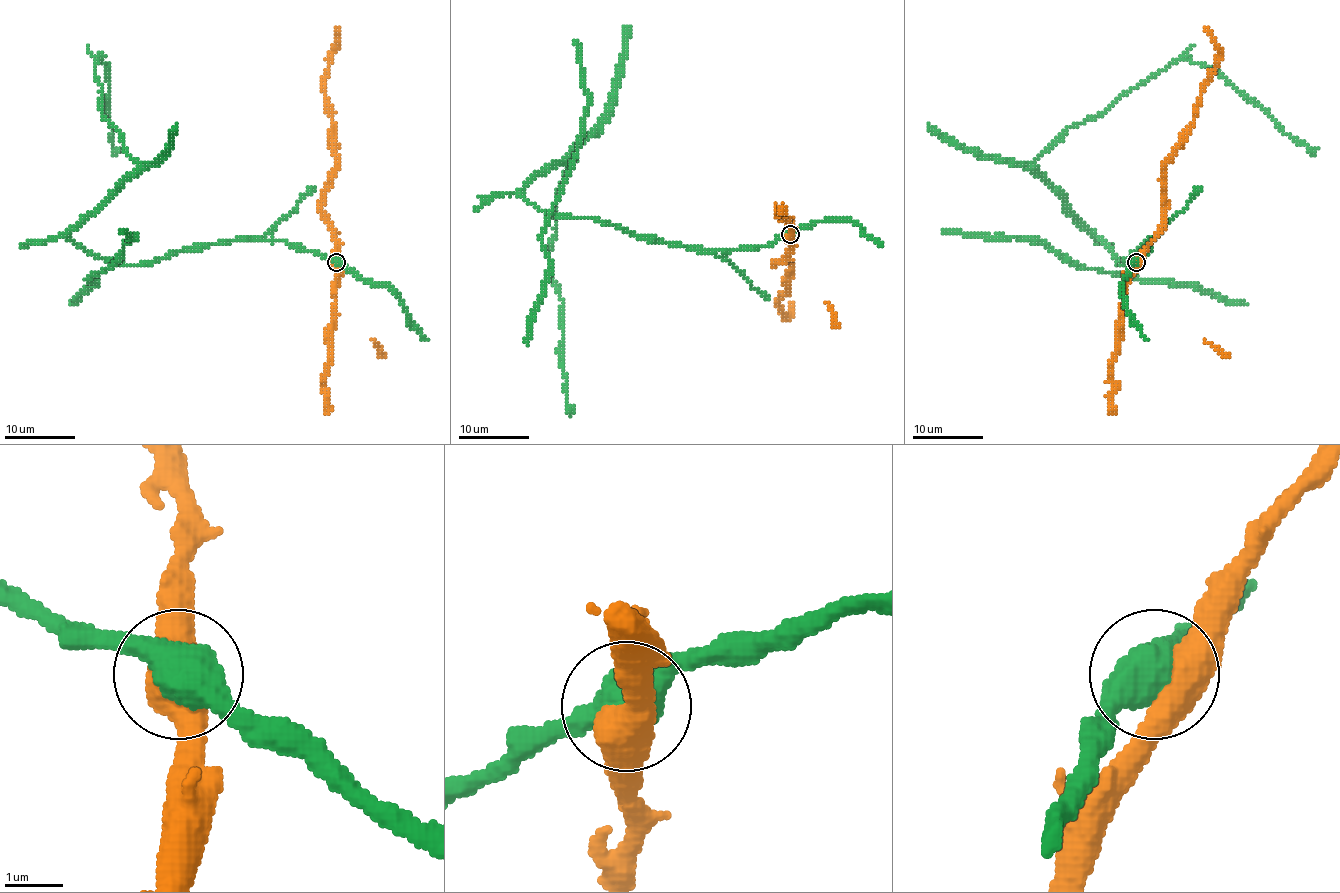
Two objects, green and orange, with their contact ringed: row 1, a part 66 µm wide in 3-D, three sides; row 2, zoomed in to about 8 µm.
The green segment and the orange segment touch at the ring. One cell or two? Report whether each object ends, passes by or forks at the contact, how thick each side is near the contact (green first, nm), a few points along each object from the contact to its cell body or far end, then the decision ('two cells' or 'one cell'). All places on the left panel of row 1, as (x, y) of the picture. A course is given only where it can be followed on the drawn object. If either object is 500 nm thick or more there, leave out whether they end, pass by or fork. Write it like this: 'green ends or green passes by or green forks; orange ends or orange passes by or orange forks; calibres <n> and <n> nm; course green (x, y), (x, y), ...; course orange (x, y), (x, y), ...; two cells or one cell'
calibres 600 and 550 nm; course green (336, 262), (283, 241), (142, 264), (85, 252), (65, 236), (138, 168), (103, 117), (99, 58), (117, 152); course orange (336, 262), (336, 239), (322, 209), (322, 191), (336, 159), (324, 92), (335, 28); one cell

